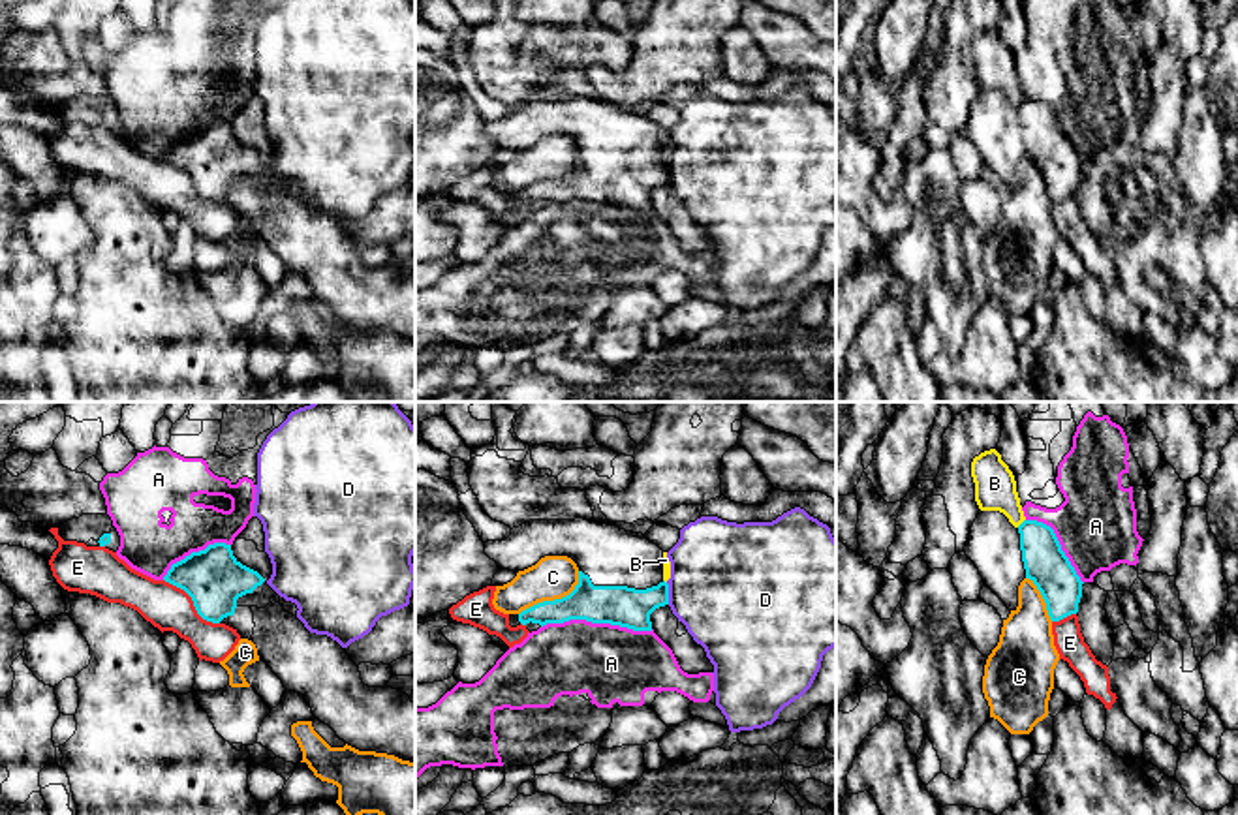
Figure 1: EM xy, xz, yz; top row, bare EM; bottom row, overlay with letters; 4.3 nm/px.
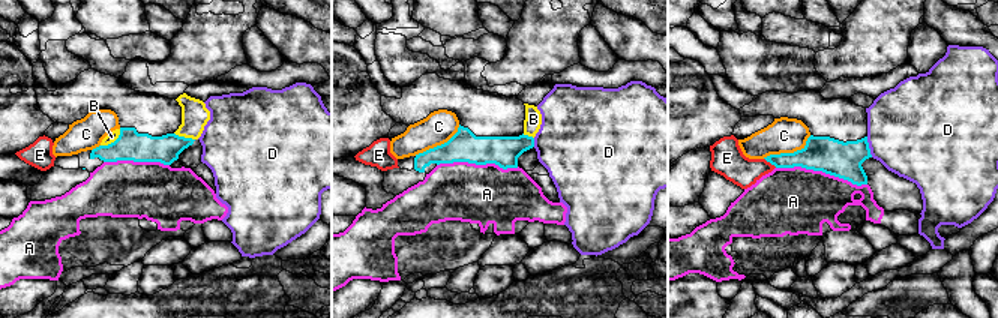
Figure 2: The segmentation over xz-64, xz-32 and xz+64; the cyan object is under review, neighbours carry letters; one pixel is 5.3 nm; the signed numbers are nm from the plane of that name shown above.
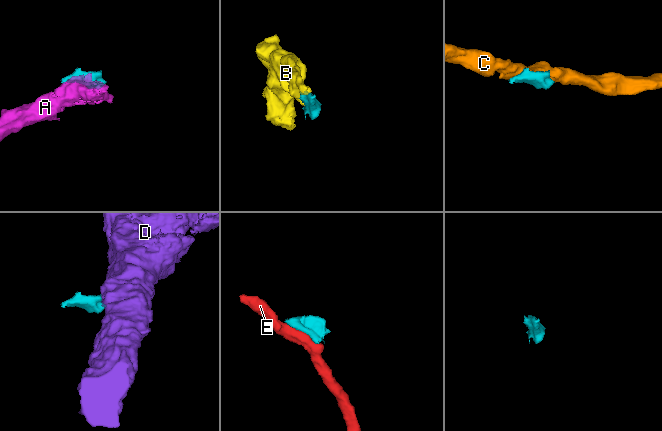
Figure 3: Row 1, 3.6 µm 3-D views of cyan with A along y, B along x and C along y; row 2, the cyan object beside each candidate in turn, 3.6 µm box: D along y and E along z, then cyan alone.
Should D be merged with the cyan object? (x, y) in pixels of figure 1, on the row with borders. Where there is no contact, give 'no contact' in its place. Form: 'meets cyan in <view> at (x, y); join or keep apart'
meets cyan in xz at (667, 594); keep apart

